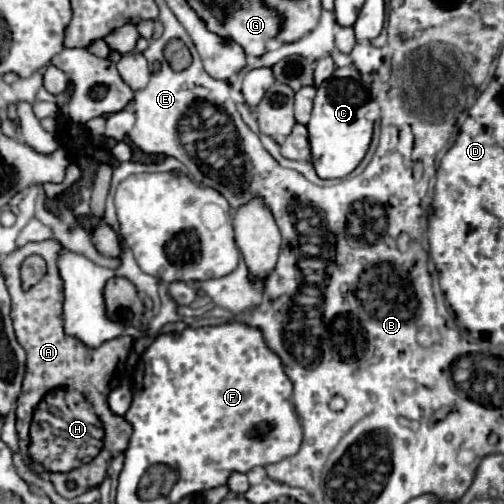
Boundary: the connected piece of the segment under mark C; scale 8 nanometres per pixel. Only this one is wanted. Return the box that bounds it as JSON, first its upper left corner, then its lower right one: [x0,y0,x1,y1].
[307,66,373,178]

